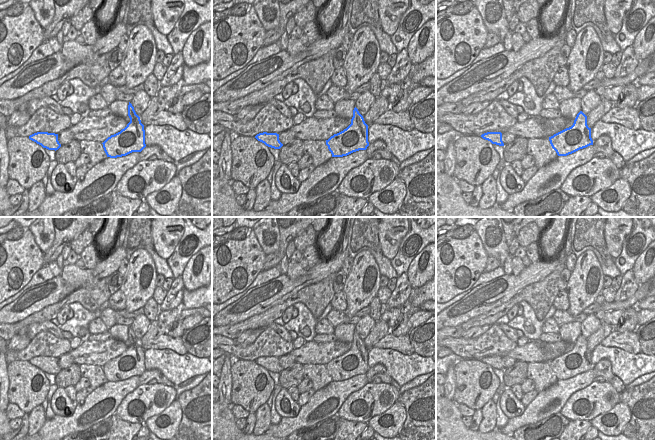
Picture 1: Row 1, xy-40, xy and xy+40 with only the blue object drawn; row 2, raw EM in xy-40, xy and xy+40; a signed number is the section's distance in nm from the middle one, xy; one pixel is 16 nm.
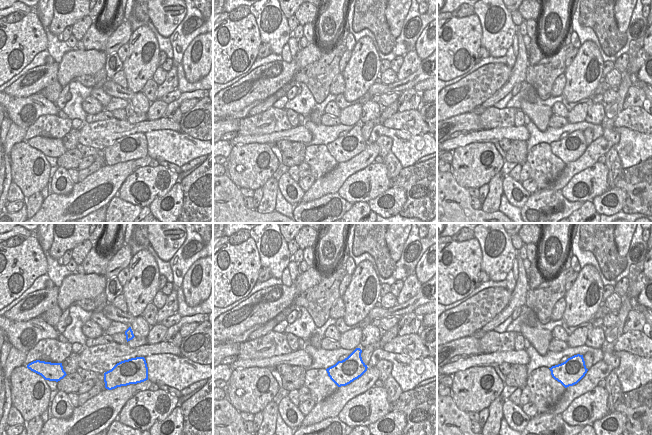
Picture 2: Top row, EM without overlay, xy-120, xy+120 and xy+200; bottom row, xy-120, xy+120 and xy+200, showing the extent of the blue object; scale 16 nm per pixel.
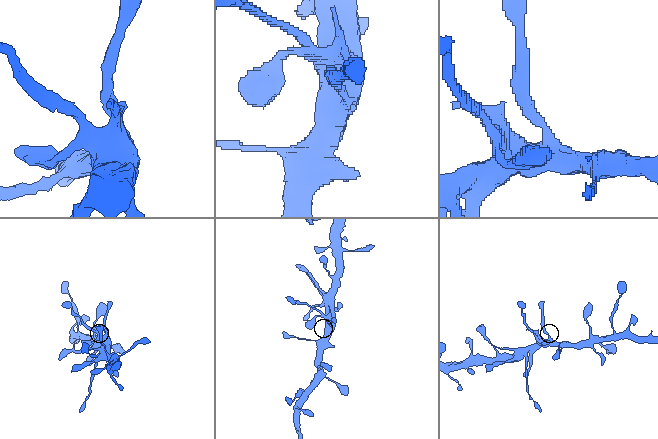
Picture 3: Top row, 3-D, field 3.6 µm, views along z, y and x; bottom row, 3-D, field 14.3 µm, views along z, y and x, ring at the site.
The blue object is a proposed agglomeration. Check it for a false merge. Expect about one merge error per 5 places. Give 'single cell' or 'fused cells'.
single cell

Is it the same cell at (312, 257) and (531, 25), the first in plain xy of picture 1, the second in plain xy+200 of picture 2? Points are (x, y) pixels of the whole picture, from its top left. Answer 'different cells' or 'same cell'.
same cell

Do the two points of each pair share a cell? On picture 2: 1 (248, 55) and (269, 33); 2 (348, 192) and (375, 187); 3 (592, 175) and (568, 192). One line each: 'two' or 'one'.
1: two
2: one
3: one

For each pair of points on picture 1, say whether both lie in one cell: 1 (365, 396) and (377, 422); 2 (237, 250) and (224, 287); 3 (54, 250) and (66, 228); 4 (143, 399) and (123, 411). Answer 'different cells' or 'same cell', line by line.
1: different cells
2: same cell
3: same cell
4: same cell

